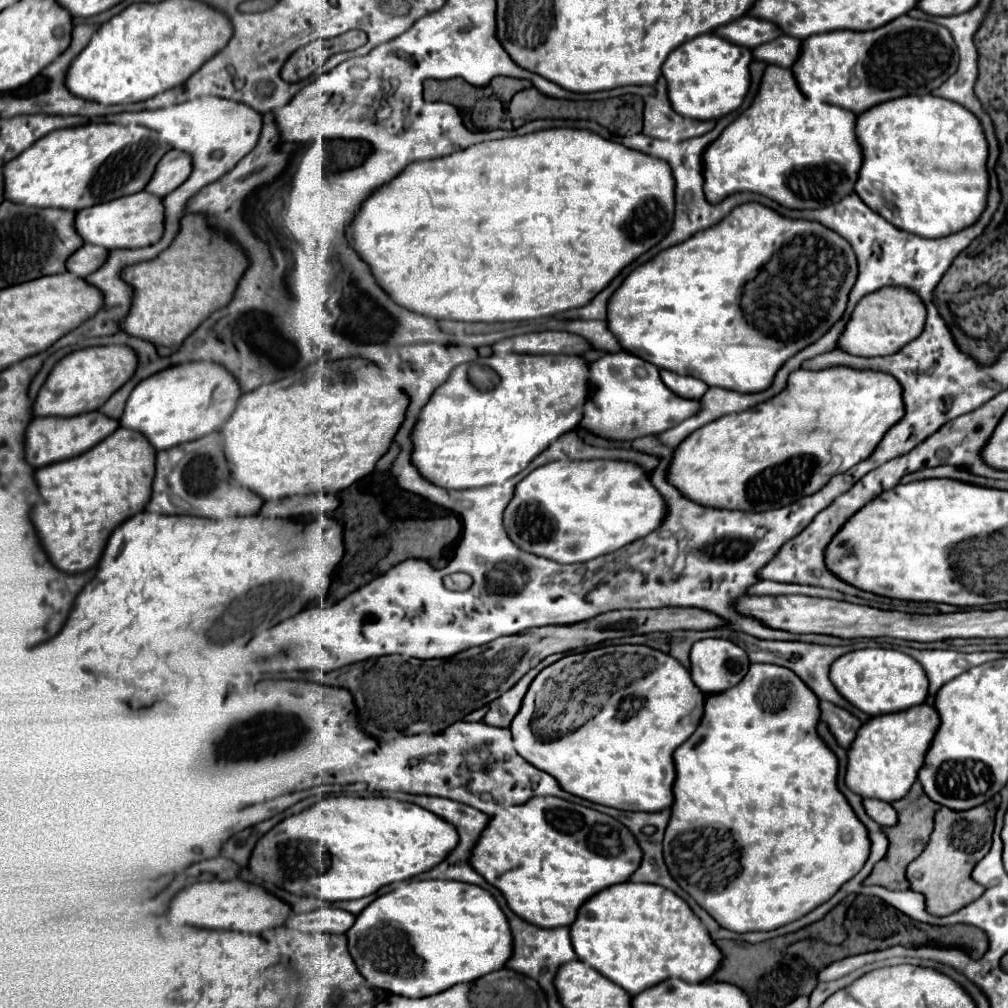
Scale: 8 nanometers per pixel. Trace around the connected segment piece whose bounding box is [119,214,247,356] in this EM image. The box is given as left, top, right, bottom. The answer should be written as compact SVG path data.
M187 214L181 218L179 234L167 250L153 260L121 270L121 280L133 288L133 298L119 326L133 338L149 340L159 356L169 356L211 312L229 304L245 268L247 258L235 242L213 232L203 214Z

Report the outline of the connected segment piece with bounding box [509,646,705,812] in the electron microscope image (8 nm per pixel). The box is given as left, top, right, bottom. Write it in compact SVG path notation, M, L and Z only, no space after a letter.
M629 646L629 650L633 650L635 654L643 654L641 658L643 660L651 660L651 666L653 666L653 672L649 672L647 676L643 676L641 680L637 680L637 682L633 682L633 684L629 684L629 686L625 686L625 688L621 688L621 690L617 690L615 694L611 694L611 698L609 698L609 702L601 708L601 712L597 714L597 716L593 716L591 720L587 720L579 730L575 730L575 732L571 732L571 734L567 734L567 736L563 736L563 738L557 738L557 740L551 740L551 742L541 742L535 734L533 734L533 730L531 730L531 718L533 718L533 702L531 700L527 700L527 696L525 696L525 700L523 700L523 704L521 704L521 712L517 712L517 716L513 718L513 724L509 726L509 730L511 730L511 736L513 736L513 744L515 744L515 750L517 750L517 754L521 756L521 758L525 758L529 764L533 764L535 768L541 768L543 772L549 772L559 784L561 784L561 788L565 790L565 792L569 792L569 794L573 794L573 796L579 796L579 798L585 798L585 800L589 800L589 802L595 802L595 804L603 804L603 806L613 806L613 808L619 808L619 810L635 810L635 812L657 812L657 810L663 810L663 808L669 808L671 804L673 804L673 780L675 780L675 766L673 766L673 750L681 744L681 742L685 742L693 732L695 732L695 728L697 728L697 724L699 724L699 720L701 720L701 716L703 716L703 706L705 706L705 694L693 684L693 680L691 680L691 676L689 676L689 672L687 672L687 668L683 668L675 658L671 658L671 656L667 656L667 654L663 654L663 652L659 652L659 650L651 650L651 648L647 648L647 646Z

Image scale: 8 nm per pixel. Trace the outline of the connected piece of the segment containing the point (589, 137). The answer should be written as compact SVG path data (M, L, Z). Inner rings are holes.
M551 128L539 130L525 136L513 136L503 140L481 142L465 150L457 150L449 156L435 160L419 160L403 168L393 180L371 192L361 206L357 216L349 222L347 240L349 246L369 264L377 284L393 296L393 302L435 318L435 320L457 320L457 322L513 322L513 320L533 320L541 316L553 316L571 308L585 306L595 294L599 294L627 264L639 258L643 252L653 248L661 236L665 236L673 222L673 188L675 180L671 168L665 160L647 156L625 148L623 144L609 142L599 134L589 130L571 130L571 128Z

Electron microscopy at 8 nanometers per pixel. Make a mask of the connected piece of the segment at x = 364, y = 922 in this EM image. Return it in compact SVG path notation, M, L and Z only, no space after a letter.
M407 880L407 882L401 882L395 890L379 896L377 900L373 900L355 920L353 928L349 928L349 932L345 934L347 940L349 940L349 954L353 956L361 976L365 976L367 982L371 982L373 986L381 988L381 990L387 990L391 994L399 994L399 996L407 996L407 998L425 998L425 996L433 996L433 994L439 994L441 990L447 990L459 982L471 982L471 980L477 980L493 970L499 970L505 966L505 962L509 960L511 956L511 930L509 930L509 922L503 914L503 910L499 908L499 904L495 902L495 898L479 888L479 886L473 886L473 884L465 884L465 882L455 882L455 880Z

